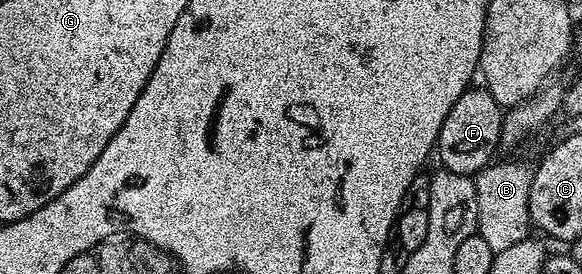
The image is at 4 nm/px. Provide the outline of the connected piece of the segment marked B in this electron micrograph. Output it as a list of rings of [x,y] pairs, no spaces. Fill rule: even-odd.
[[[538,158],[499,162],[487,164],[473,177],[477,189],[476,232],[488,242],[489,249],[493,249],[495,254],[530,238],[533,224],[529,213],[529,190],[536,176]]]

